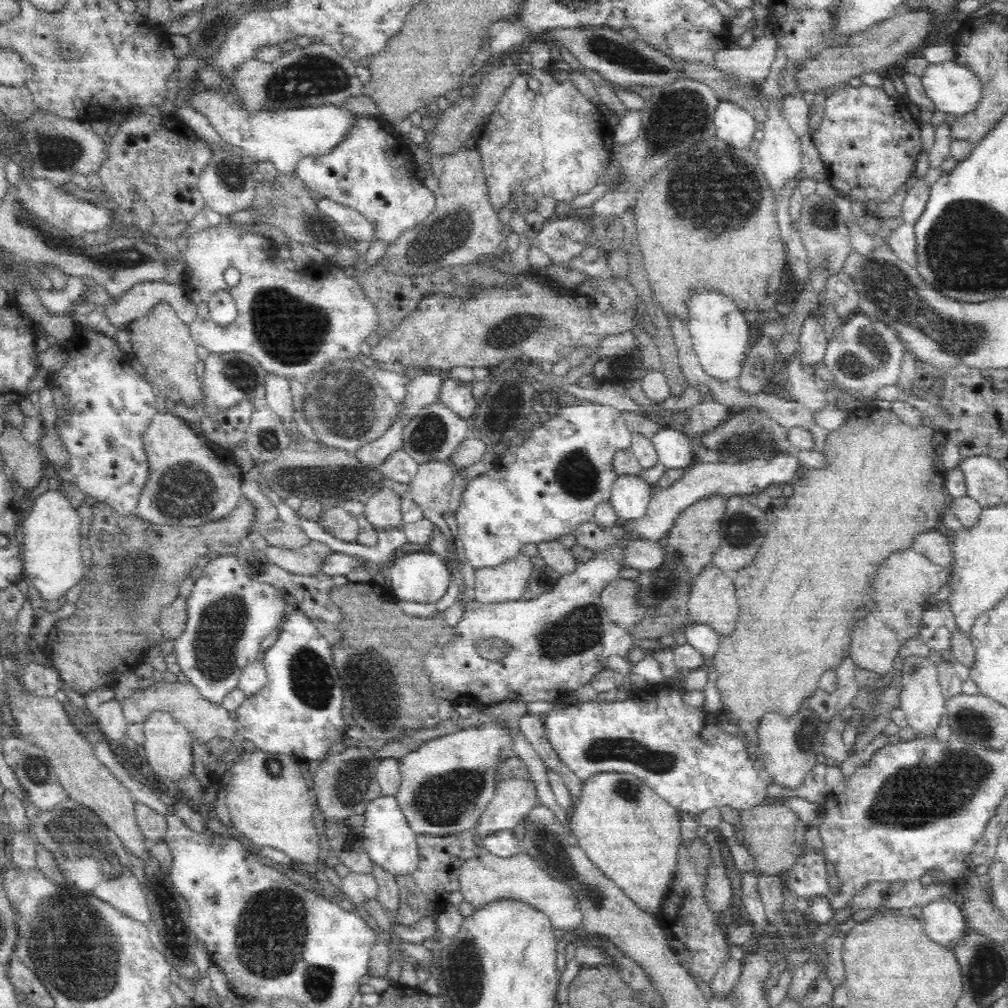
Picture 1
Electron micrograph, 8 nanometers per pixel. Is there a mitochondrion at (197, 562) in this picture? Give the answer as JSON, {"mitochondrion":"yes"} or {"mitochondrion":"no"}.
{"mitochondrion":"no"}

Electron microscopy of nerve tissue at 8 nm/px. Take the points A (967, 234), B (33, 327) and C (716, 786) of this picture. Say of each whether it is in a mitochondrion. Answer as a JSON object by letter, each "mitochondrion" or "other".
{"A":"mitochondrion","B":"other","C":"other"}

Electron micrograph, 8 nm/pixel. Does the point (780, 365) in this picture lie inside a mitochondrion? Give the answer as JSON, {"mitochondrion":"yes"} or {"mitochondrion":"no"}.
{"mitochondrion":"no"}

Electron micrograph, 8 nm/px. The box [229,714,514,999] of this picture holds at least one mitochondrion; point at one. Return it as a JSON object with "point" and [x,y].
{"point":[272,931]}

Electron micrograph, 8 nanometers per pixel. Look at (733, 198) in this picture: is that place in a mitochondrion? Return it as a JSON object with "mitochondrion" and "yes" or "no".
{"mitochondrion":"yes"}

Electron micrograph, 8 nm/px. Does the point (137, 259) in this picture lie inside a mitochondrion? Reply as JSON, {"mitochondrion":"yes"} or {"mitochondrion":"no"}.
{"mitochondrion":"yes"}

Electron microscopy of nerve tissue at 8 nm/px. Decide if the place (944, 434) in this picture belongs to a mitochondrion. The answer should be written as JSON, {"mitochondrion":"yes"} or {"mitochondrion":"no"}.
{"mitochondrion":"no"}

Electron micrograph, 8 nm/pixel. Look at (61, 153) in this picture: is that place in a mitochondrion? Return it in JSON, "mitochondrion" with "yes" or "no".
{"mitochondrion":"yes"}

